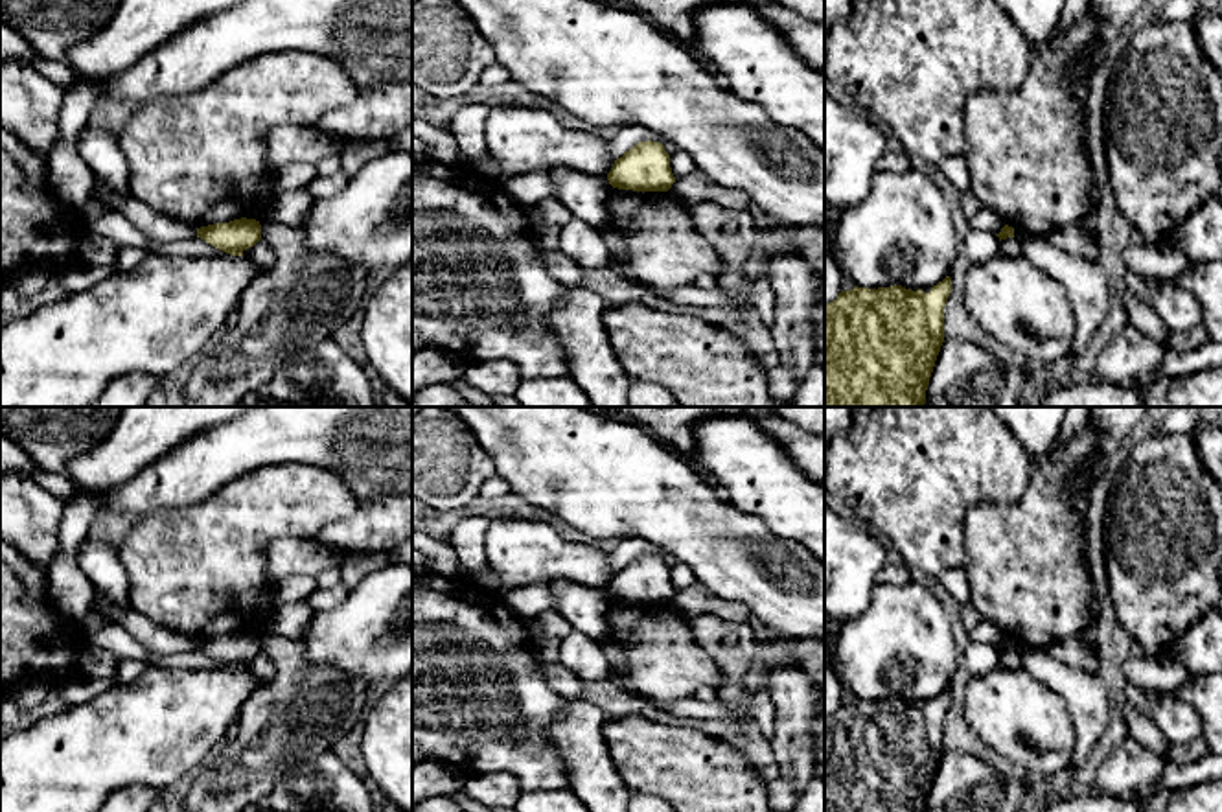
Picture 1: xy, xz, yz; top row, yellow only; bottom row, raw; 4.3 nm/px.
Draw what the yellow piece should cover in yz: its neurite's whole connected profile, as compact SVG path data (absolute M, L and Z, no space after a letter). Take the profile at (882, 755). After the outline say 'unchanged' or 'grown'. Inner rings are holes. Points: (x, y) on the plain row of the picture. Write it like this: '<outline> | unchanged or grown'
M950 689L929 705L902 698L841 703L824 718L824 812L926 812L950 705Z | unchanged

